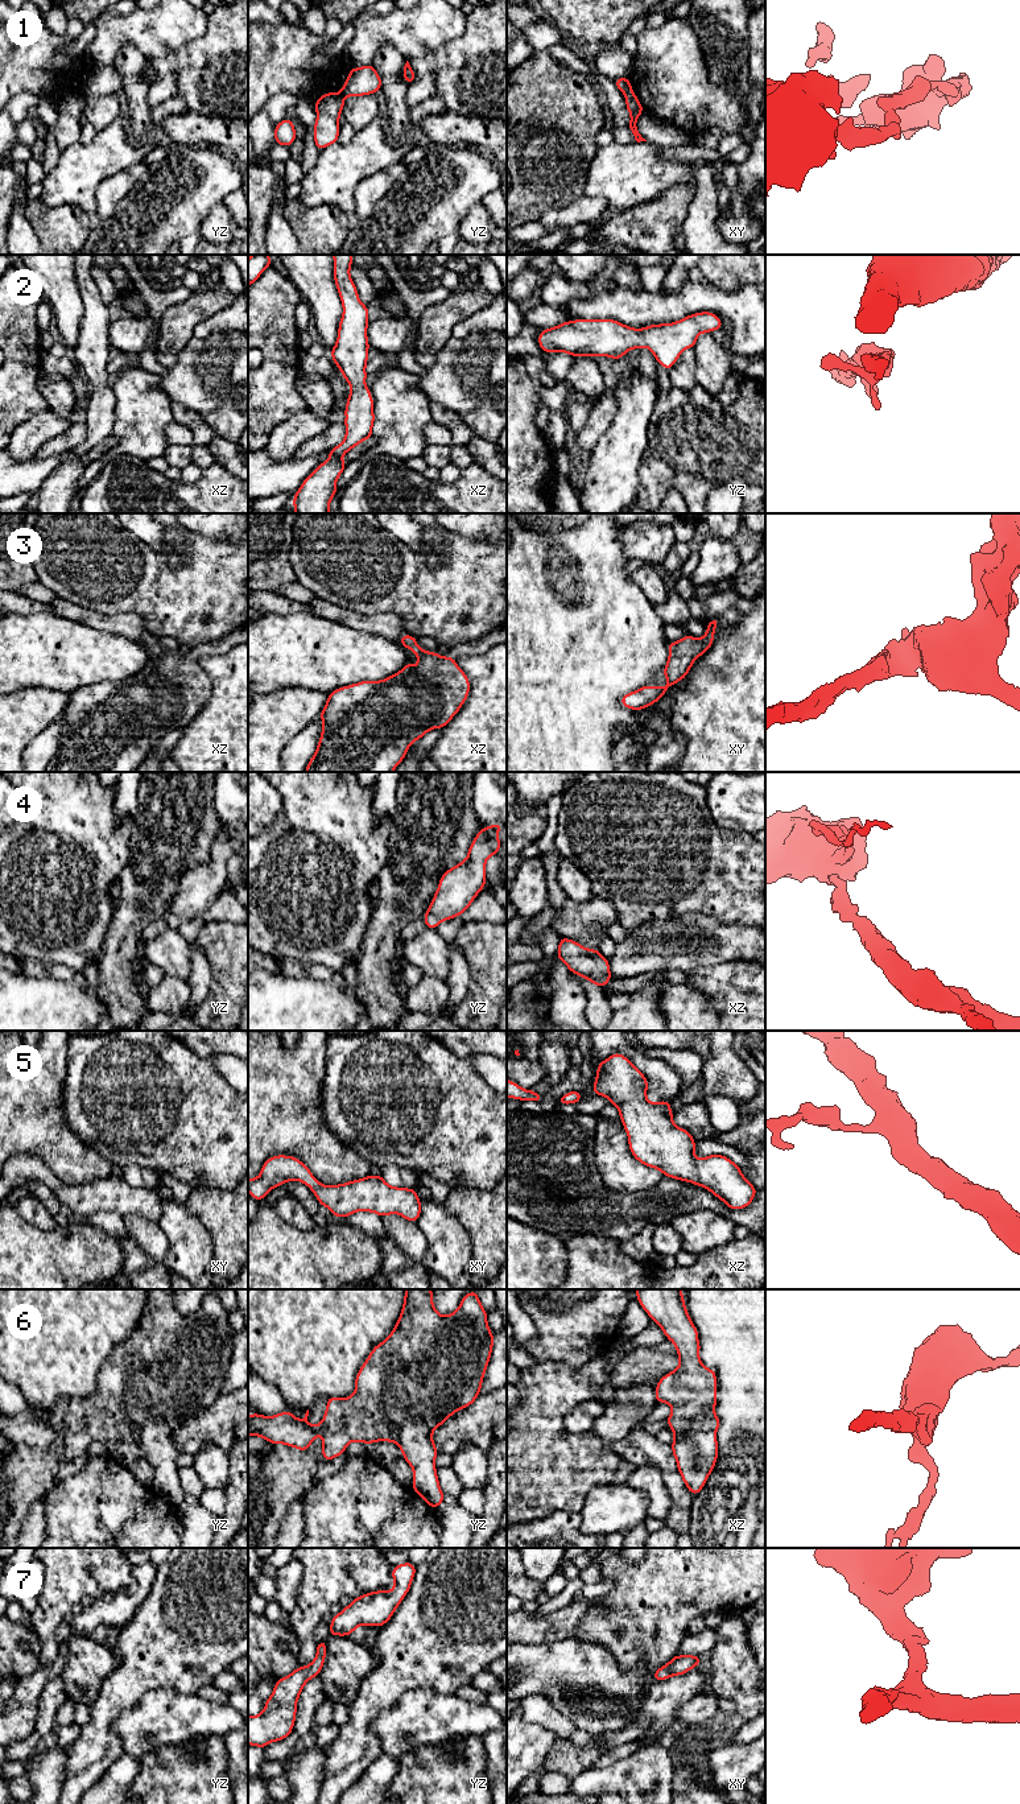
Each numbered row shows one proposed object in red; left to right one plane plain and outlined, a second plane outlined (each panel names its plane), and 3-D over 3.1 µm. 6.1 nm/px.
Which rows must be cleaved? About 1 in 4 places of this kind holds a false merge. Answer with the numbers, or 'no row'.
1

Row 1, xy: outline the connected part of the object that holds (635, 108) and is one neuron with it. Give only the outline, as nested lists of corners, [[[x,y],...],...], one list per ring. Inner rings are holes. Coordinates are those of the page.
[[[635,94],[625,96],[625,106],[631,115],[631,121],[627,124],[627,127],[631,129],[631,132],[637,143],[647,141],[645,139],[641,137],[641,135],[636,127],[636,121],[637,121],[639,116],[644,112],[643,106],[639,102],[637,96]]]

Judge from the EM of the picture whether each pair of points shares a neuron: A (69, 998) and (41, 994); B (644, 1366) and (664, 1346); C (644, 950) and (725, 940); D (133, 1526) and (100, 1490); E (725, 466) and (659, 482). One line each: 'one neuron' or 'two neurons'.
A: one neuron
B: two neurons
C: one neuron
D: one neuron
E: one neuron

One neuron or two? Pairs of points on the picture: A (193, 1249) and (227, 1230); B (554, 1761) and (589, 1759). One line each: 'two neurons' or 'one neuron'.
A: two neurons
B: one neuron

